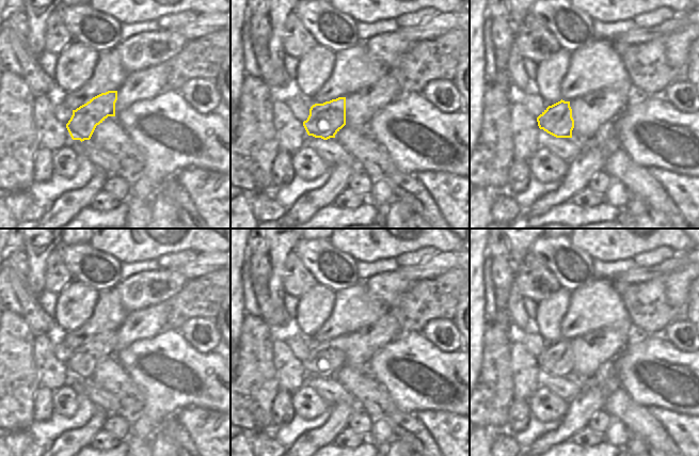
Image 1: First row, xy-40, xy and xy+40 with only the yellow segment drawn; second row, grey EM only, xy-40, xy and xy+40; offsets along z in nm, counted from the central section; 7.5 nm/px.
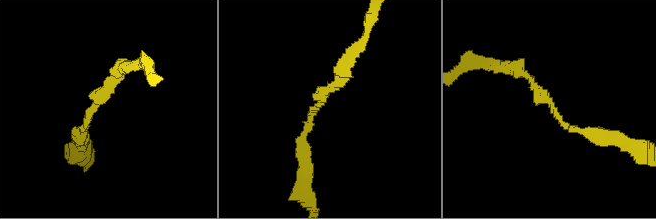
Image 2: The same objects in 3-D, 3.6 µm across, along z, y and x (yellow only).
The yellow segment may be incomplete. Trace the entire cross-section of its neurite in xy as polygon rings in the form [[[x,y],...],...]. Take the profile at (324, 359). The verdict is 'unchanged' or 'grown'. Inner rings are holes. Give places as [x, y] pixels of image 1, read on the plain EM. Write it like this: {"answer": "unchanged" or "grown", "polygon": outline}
{"answer": "unchanged", "polygon": [[[338,336],[323,343],[315,343],[303,361],[308,375],[328,379],[346,364],[346,336]]]}

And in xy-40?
{"answer": "unchanged", "polygon": [[[117,330],[101,332],[73,349],[66,367],[73,379],[90,379],[96,365],[108,356],[115,356]]]}

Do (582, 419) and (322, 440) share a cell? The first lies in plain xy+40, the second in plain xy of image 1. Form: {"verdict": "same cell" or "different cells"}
{"verdict": "same cell"}

